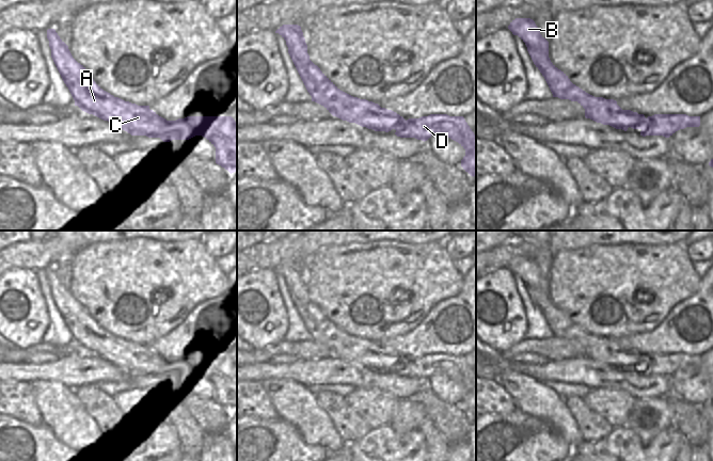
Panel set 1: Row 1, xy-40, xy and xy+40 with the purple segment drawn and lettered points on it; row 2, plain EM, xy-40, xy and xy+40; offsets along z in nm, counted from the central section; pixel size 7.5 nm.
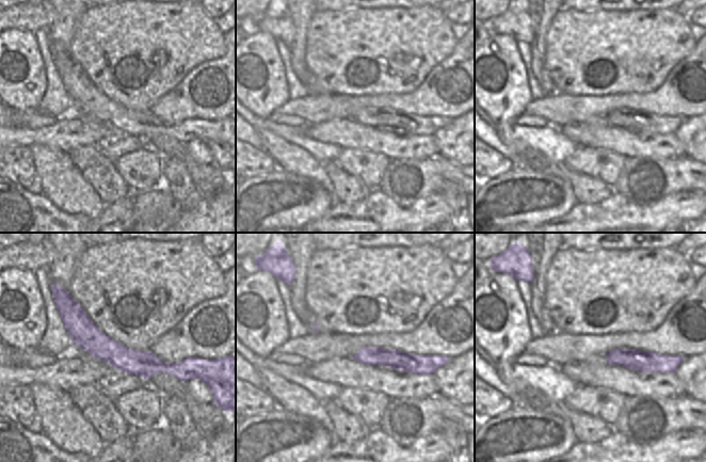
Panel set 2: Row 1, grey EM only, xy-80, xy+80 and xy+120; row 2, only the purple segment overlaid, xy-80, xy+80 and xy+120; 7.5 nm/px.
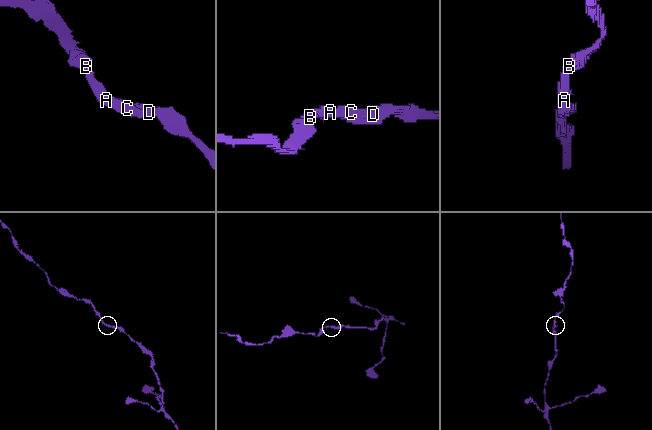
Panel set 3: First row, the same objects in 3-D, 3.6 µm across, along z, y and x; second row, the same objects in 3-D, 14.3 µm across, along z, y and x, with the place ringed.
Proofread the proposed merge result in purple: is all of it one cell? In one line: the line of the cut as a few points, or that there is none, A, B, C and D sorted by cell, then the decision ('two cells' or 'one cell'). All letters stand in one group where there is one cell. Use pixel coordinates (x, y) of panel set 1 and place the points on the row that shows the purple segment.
no cut; A B C D; one cell

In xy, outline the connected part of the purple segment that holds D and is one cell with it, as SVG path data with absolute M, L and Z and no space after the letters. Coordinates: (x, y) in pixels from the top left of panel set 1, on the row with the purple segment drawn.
M283 25L275 33L286 41L288 53L312 96L312 101L323 106L333 116L343 121L355 123L375 131L389 132L395 129L395 134L400 138L415 138L425 142L434 133L443 133L465 149L461 166L471 176L476 176L476 136L463 116L430 114L406 121L396 112L381 108L378 104L340 91L310 60L300 26Z

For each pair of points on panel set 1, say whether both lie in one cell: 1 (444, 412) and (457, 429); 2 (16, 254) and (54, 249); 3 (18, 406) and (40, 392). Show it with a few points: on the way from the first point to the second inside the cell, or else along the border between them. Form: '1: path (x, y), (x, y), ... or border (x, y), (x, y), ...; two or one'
1: path (446, 416), (454, 425); one
2: path (26, 254), (45, 253); one
3: border (29, 383), (35, 404), (43, 419); two

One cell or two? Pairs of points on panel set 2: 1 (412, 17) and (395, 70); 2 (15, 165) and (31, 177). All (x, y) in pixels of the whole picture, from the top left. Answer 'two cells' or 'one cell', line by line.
1: one cell
2: one cell

